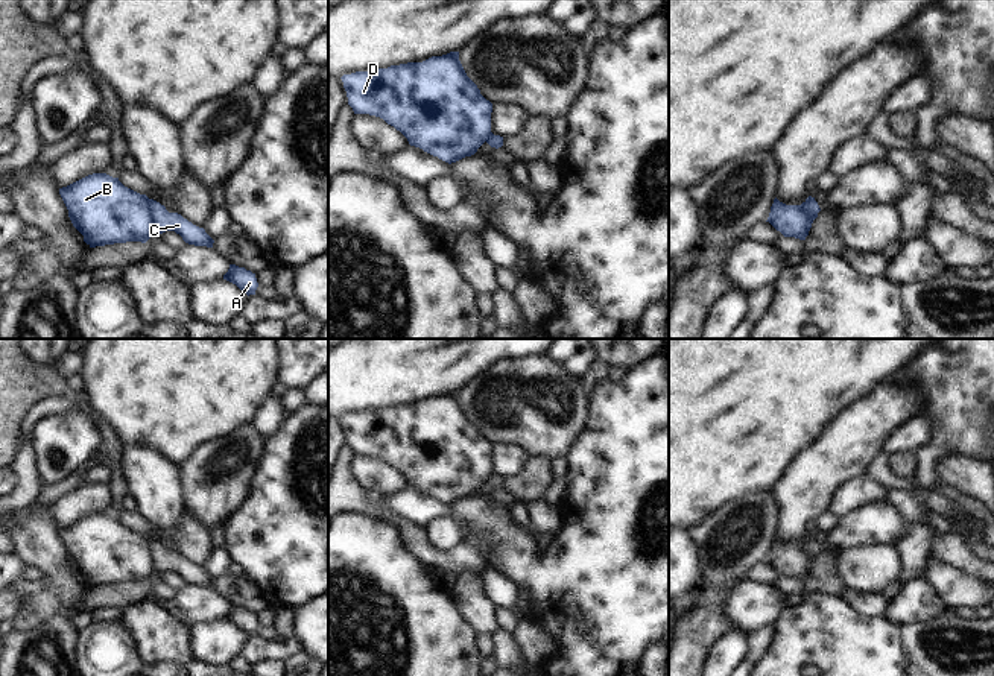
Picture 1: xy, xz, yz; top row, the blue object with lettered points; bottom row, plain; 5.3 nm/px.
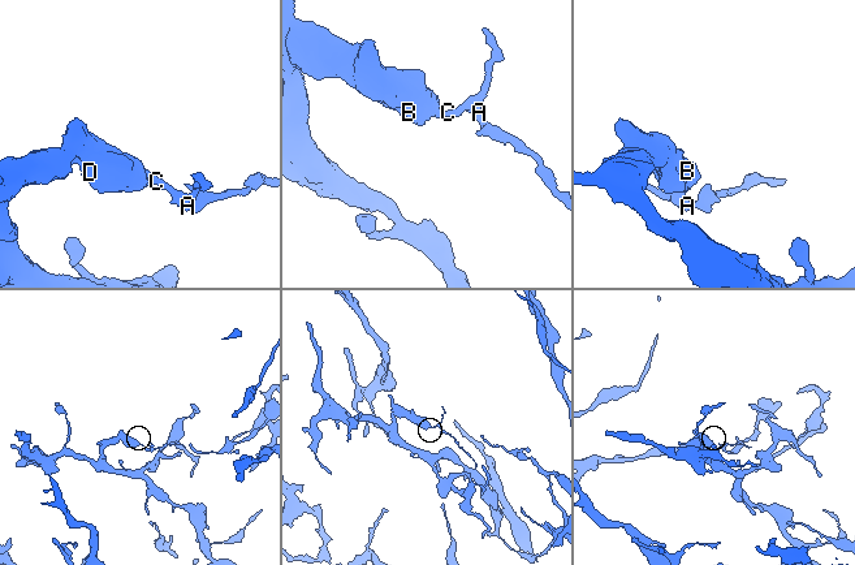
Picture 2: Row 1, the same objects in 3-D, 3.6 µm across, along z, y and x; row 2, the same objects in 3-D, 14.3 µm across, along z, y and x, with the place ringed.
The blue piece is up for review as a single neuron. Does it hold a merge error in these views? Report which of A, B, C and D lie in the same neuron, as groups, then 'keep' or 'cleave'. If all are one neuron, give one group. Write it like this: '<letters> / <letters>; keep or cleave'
A C / B D; cleave

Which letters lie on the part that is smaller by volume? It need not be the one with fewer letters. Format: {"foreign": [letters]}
{"foreign": ["A", "C"]}

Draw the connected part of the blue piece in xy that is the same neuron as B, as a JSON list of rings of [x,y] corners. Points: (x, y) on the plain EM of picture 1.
[[[106,513],[88,515],[59,535],[73,567],[90,588],[141,582],[155,574],[149,538]]]

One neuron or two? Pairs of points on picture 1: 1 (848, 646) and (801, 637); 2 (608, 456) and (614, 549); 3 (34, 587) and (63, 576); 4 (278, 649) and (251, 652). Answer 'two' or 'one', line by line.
1: one
2: one
3: two
4: one

